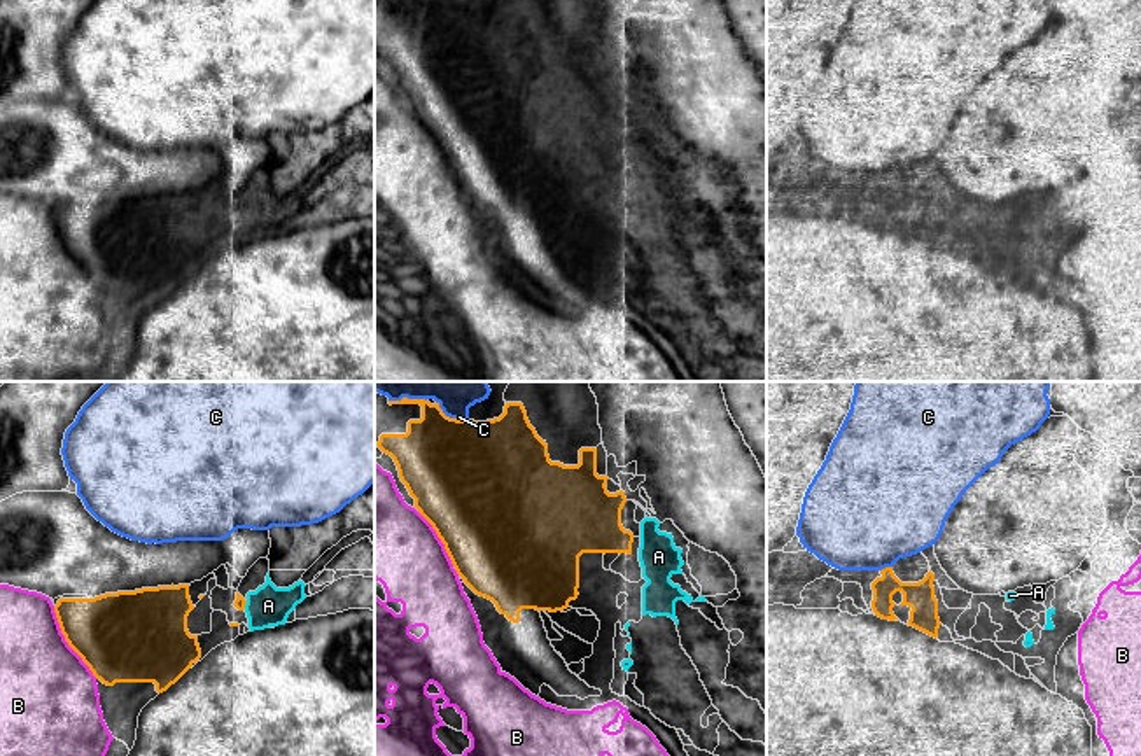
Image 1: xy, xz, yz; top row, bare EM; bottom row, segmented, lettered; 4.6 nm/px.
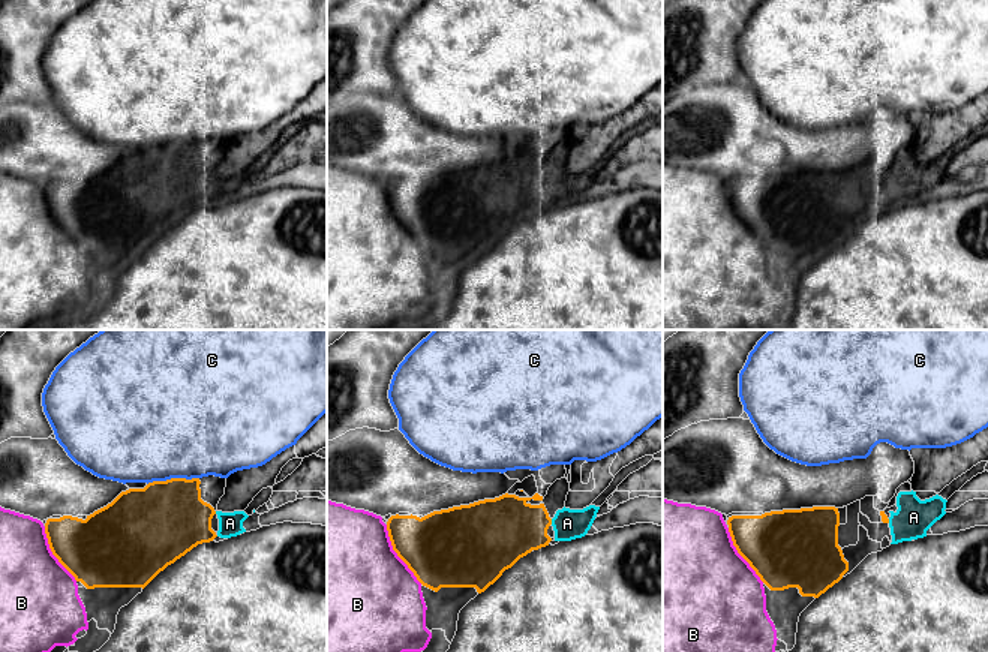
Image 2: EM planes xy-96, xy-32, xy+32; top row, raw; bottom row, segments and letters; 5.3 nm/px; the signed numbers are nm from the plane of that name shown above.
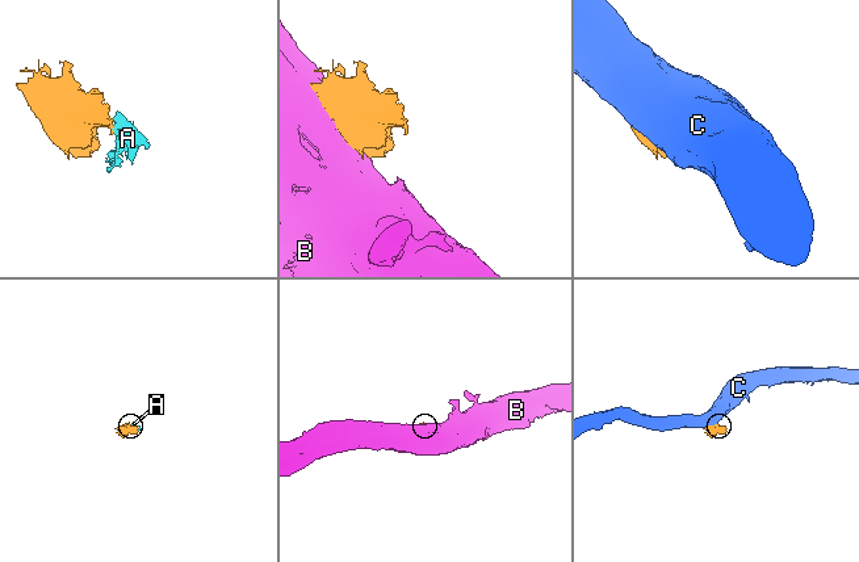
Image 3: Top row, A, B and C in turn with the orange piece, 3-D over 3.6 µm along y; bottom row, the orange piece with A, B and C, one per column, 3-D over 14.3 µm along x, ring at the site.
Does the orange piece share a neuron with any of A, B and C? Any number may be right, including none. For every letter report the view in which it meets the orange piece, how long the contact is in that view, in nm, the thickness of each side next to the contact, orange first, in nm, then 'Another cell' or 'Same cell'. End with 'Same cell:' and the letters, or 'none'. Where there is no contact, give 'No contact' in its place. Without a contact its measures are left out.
A: Touches orange in xy. Shared border 40 nm. Thickness 50 nm (orange) against 190 nm. Same cell
B: Touches orange in xy. Shared border 400 nm. Thickness 400 nm (orange) against 440 nm. Another cell
C: Touches orange in xz. Shared border 180 nm. Thickness 460 nm (orange) against 130 nm. Another cell
Same cell: A

